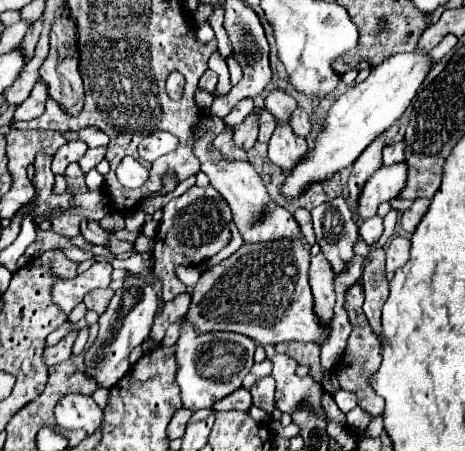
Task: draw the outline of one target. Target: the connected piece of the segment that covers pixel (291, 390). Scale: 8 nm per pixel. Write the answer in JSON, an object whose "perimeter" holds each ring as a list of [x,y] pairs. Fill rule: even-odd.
{"perimeter":[[[266,345],[264,351],[266,351],[266,357],[274,365],[272,377],[276,379],[276,403],[278,403],[278,409],[280,411],[282,409],[292,411],[302,399],[308,397],[310,403],[314,403],[314,407],[318,407],[318,415],[322,415],[326,419],[324,411],[322,411],[322,405],[320,405],[322,385],[316,383],[310,375],[298,377],[296,375],[298,363],[288,355],[276,353],[274,345]]]}

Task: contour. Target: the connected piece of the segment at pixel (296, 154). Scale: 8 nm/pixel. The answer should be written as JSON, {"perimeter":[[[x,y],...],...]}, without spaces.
{"perimeter":[[[276,121],[276,129],[272,133],[272,139],[268,143],[268,157],[274,165],[282,167],[284,171],[290,171],[290,167],[294,163],[298,163],[298,159],[302,159],[302,155],[306,155],[308,145],[304,137],[298,137],[290,123],[282,123]]]}

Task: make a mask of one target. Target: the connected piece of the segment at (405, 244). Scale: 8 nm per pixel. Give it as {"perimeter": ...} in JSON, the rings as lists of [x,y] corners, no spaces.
{"perimeter":[[[394,237],[392,241],[390,241],[390,245],[386,247],[386,273],[388,273],[388,277],[398,269],[398,267],[402,267],[406,261],[408,261],[408,257],[410,257],[410,239],[406,239],[406,237]]]}

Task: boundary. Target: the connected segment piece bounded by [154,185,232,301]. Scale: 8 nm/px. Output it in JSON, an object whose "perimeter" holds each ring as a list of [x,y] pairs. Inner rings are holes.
{"perimeter":[[[194,185],[182,197],[172,199],[164,207],[164,217],[162,217],[158,233],[156,233],[156,239],[162,241],[162,251],[156,253],[156,265],[154,265],[154,279],[158,279],[162,283],[164,301],[170,301],[176,295],[188,291],[178,281],[174,267],[180,263],[196,265],[206,257],[214,257],[230,241],[230,229],[228,229],[230,221],[232,221],[232,215],[230,215],[230,209],[226,207],[226,201],[210,185],[206,185],[206,187]]]}

